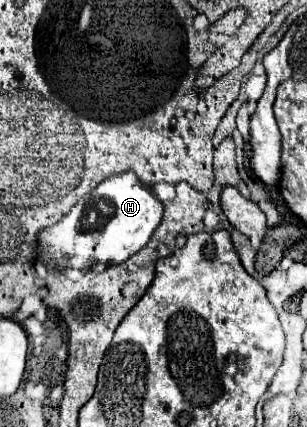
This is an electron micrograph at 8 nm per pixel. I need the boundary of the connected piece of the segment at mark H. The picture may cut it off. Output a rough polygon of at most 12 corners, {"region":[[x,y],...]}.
{"region":[[135,172],[109,176],[39,234],[47,266],[121,264],[163,204]]}

